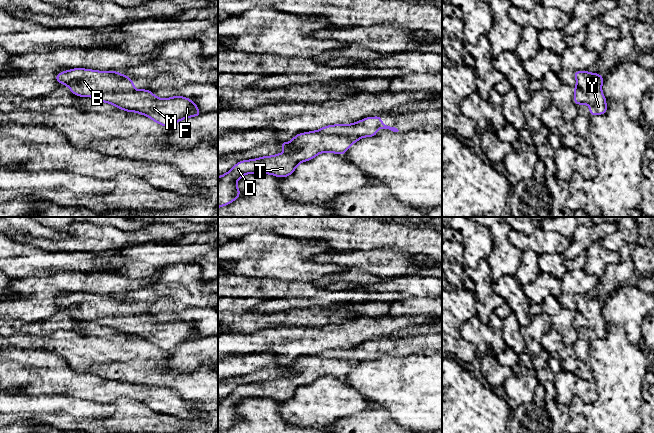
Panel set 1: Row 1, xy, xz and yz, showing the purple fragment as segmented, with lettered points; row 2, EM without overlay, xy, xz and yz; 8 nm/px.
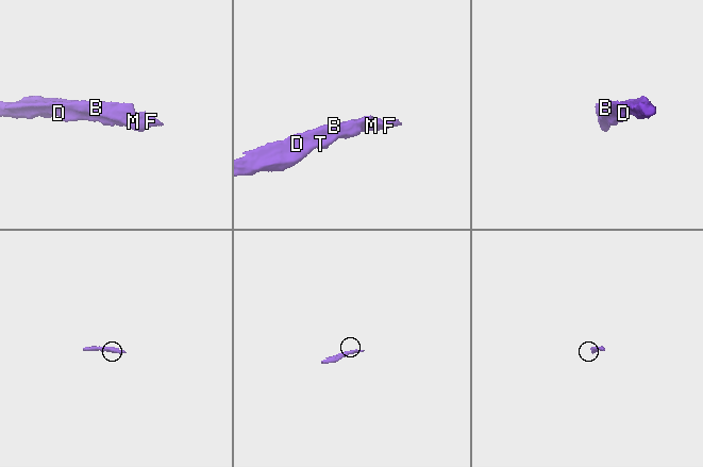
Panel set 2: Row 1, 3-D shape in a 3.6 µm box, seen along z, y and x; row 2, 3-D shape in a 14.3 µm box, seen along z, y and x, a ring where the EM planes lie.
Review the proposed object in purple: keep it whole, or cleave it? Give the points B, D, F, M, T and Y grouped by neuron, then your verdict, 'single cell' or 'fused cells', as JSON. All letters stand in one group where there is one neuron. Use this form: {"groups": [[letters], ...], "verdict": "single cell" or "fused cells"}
{"groups": [["B", "D", "F", "M", "T", "Y"]], "verdict": "single cell"}

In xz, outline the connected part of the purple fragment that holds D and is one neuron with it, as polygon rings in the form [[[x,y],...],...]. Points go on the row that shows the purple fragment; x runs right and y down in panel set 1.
[[[381,116],[367,117],[353,124],[329,125],[317,131],[297,134],[290,142],[280,143],[285,149],[283,153],[238,162],[230,171],[218,177],[218,208],[240,196],[237,181],[243,175],[290,176],[301,162],[311,160],[320,153],[344,155],[359,139],[376,136],[379,128],[401,133],[400,128],[385,125]]]

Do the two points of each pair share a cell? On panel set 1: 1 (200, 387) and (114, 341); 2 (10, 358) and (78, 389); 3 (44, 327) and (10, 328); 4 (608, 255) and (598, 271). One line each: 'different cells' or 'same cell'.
1: same cell
2: same cell
3: same cell
4: same cell

